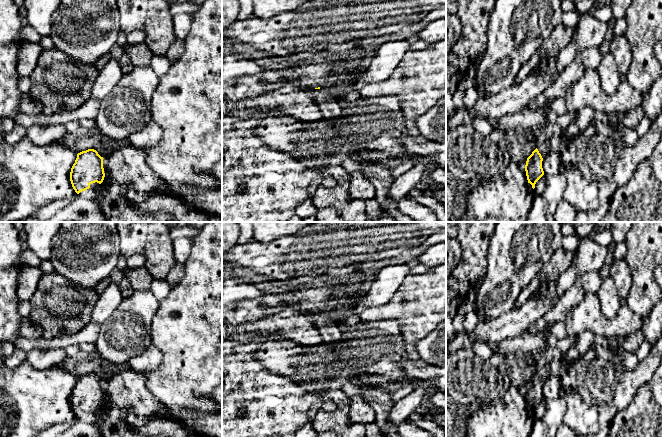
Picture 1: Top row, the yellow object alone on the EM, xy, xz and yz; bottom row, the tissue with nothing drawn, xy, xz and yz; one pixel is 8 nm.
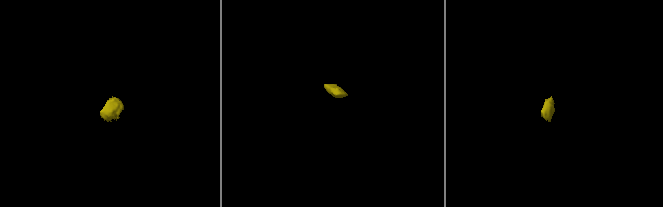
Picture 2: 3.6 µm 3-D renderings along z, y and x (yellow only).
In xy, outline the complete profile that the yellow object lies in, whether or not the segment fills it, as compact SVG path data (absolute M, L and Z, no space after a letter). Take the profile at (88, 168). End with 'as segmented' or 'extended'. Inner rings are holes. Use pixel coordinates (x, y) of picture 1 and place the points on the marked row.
M94 149L77 154L70 172L70 181L77 198L94 200L105 177L103 157Z; extended

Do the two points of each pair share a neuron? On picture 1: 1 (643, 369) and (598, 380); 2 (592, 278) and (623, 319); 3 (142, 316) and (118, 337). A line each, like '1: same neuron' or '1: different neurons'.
1: same neuron
2: different neurons
3: same neuron

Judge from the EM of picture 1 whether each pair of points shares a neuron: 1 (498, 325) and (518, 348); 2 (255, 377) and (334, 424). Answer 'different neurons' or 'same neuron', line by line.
1: different neurons
2: different neurons

